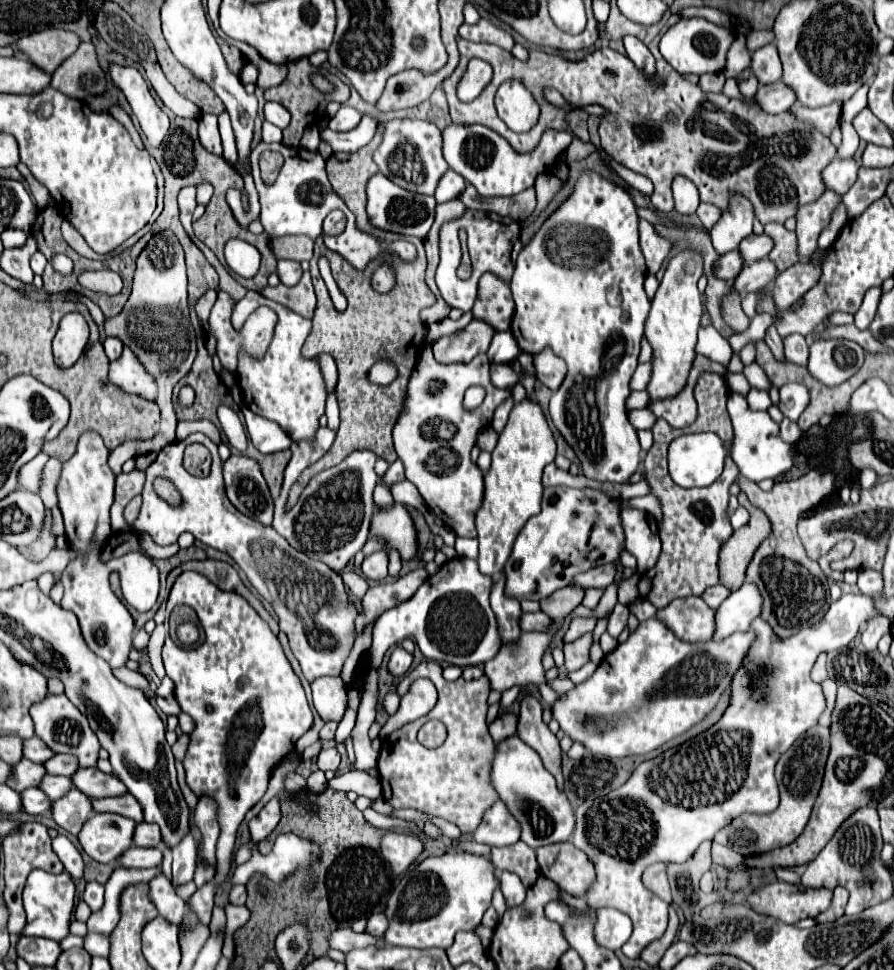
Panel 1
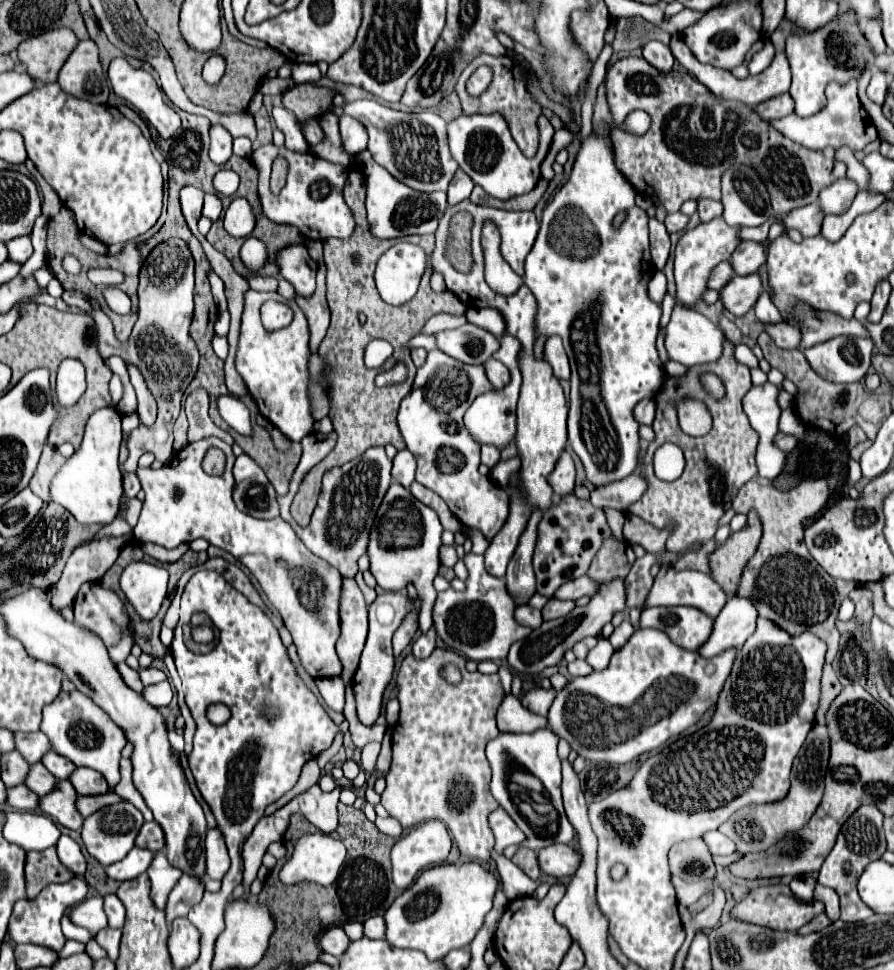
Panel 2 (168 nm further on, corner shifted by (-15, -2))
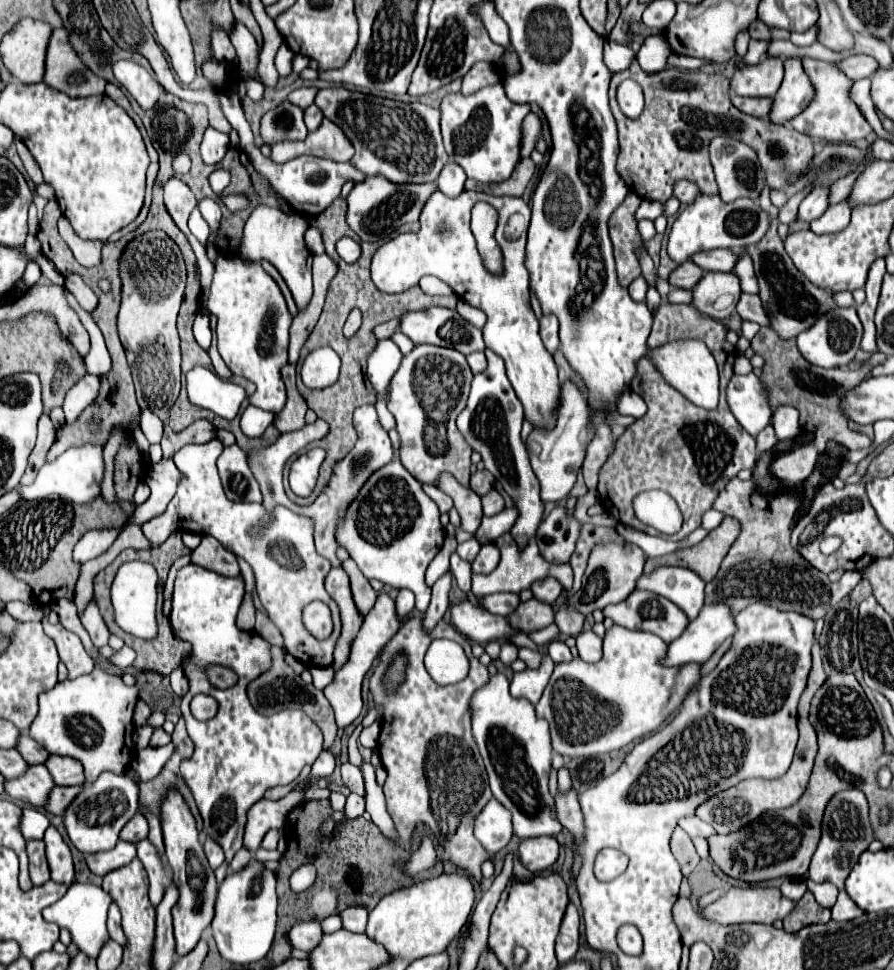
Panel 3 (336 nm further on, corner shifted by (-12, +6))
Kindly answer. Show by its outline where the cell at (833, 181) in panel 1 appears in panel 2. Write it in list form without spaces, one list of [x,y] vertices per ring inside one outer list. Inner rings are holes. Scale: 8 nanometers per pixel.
[[[842,177],[820,193],[820,207],[824,207],[824,213],[844,213],[852,205],[858,191],[860,189],[852,179]]]

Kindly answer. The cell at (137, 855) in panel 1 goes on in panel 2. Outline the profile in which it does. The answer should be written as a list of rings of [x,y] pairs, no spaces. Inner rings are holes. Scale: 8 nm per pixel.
[[[134,847],[132,853],[128,853],[122,861],[106,867],[106,875],[116,879],[116,881],[130,881],[130,879],[142,875],[150,867],[152,859],[154,859],[152,851]]]

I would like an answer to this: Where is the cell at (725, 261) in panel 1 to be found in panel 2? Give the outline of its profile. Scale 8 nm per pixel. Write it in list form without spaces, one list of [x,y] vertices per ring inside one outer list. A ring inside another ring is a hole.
[[[722,261],[714,271],[712,271],[712,277],[708,281],[708,287],[710,289],[722,289],[724,285],[728,285],[728,281],[734,277],[734,269],[730,265],[730,261]]]

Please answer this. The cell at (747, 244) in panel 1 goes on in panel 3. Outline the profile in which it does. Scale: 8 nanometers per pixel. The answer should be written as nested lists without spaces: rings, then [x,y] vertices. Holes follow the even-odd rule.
[[[715,249],[715,251],[695,253],[691,261],[699,265],[703,271],[731,271],[733,261],[737,261],[737,257],[733,257],[731,249]]]

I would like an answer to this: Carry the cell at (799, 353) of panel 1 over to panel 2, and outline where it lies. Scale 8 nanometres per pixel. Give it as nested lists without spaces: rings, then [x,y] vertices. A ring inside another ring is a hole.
[[[780,323],[780,325],[772,325],[766,327],[766,331],[772,335],[772,339],[776,341],[778,347],[782,349],[800,349],[802,343],[802,331],[796,325],[788,325],[788,323]]]

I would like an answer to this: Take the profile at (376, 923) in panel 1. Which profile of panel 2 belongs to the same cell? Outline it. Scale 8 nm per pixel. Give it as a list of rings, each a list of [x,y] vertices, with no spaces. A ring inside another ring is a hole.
[[[370,917],[364,921],[364,935],[368,939],[384,939],[384,929],[386,929],[386,923],[384,923],[384,917]]]

